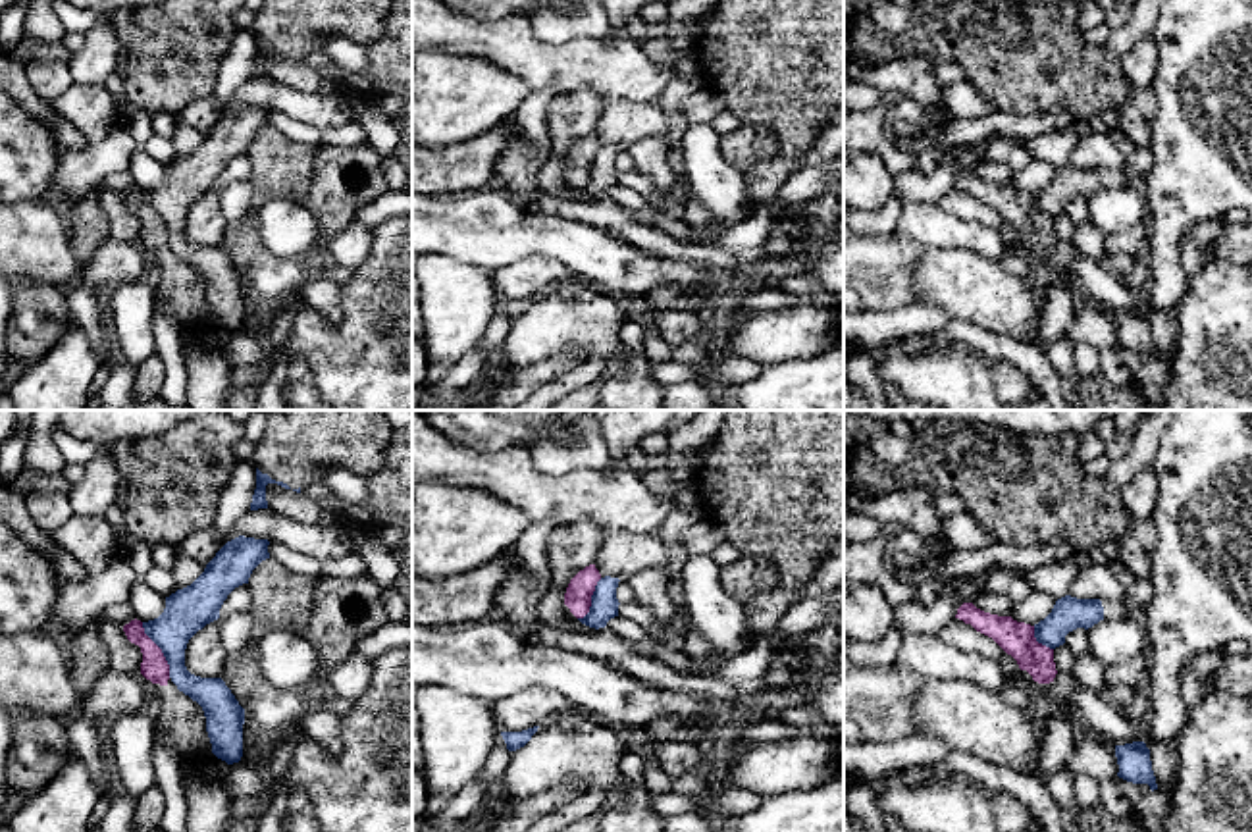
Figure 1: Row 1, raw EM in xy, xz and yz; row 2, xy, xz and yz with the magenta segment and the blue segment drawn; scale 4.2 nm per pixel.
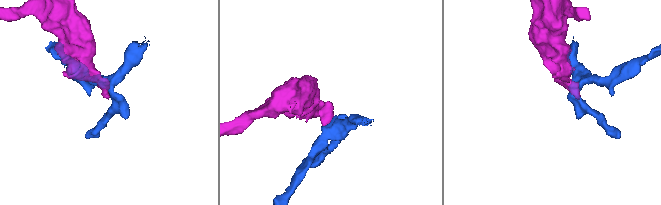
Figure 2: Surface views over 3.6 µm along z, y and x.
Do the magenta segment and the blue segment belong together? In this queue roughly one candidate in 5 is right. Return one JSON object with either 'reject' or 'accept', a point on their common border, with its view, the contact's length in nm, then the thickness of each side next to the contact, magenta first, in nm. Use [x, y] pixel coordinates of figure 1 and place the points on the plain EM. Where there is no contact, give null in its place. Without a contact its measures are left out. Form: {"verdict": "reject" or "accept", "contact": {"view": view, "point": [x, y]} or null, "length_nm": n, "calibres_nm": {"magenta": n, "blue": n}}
{"verdict": "reject", "contact": {"view": "xy", "point": [160, 218]}, "length_nm": 260, "calibres_nm": {"magenta": 120, "blue": 190}}

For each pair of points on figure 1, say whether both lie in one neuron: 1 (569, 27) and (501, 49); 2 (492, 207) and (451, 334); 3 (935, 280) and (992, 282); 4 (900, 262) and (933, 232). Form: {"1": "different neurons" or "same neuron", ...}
{"1": "different neurons", "2": "different neurons", "3": "same neuron", "4": "different neurons"}

